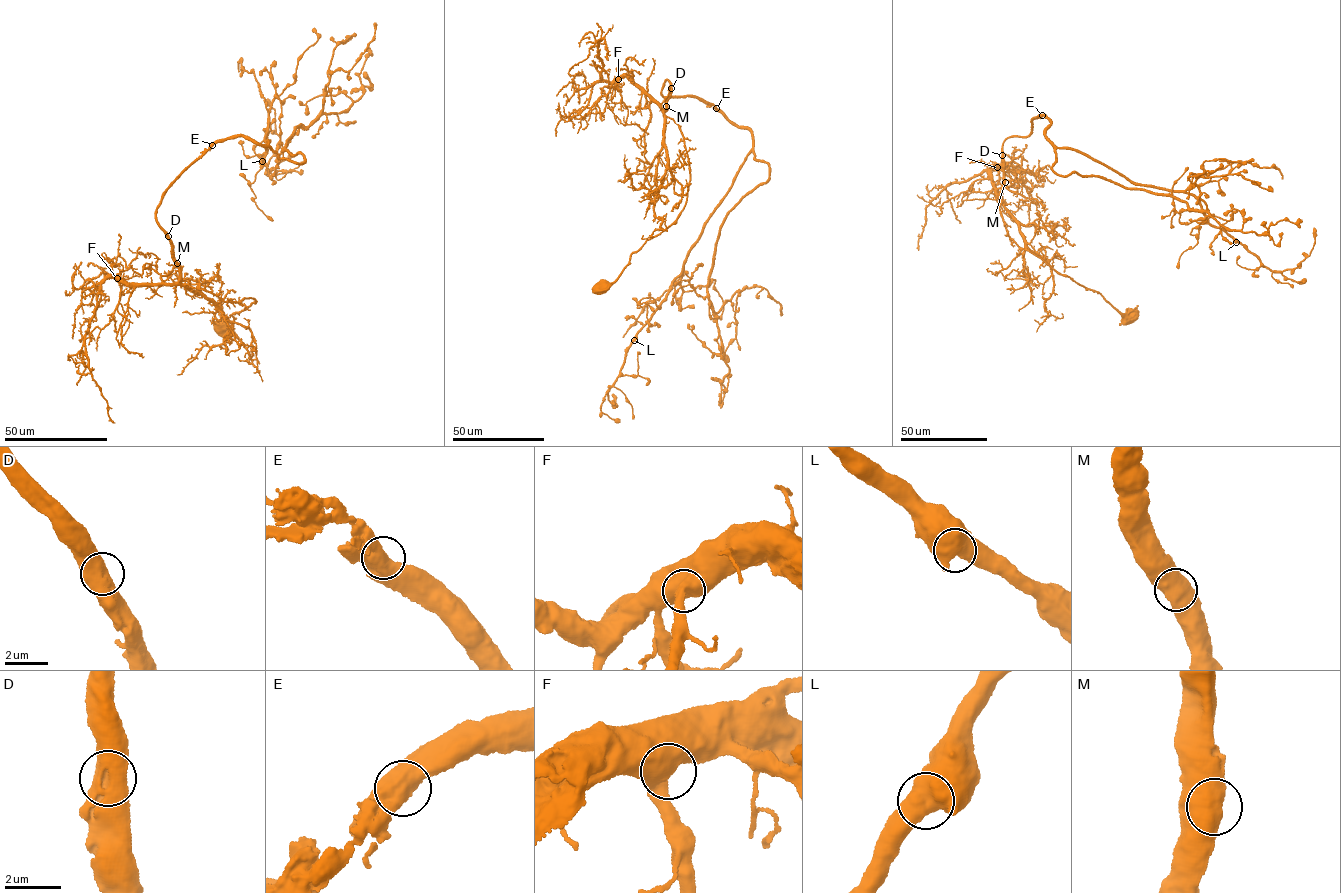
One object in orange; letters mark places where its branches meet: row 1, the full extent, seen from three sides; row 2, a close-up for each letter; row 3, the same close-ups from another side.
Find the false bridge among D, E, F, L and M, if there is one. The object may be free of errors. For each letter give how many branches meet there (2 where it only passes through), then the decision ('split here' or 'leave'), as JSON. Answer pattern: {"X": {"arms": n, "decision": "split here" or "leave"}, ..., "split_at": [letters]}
{"D": {"arms": 2, "decision": "leave"}, "E": {"arms": 2, "decision": "leave"}, "F": {"arms": 2, "decision": "leave"}, "L": {"arms": 2, "decision": "leave"}, "M": {"arms": 2, "decision": "leave"}, "split_at": []}

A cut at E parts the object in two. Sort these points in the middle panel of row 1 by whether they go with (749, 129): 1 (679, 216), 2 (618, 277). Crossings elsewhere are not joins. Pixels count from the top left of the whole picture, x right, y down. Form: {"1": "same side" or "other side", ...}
{"1": "other side", "2": "other side"}

